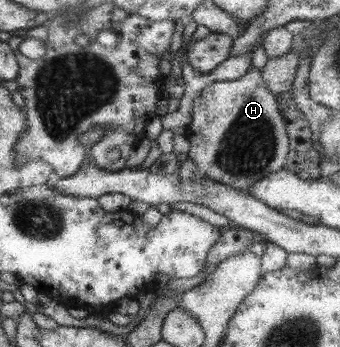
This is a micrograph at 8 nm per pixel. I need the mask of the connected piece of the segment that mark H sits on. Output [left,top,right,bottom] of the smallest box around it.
[185,65,289,191]

